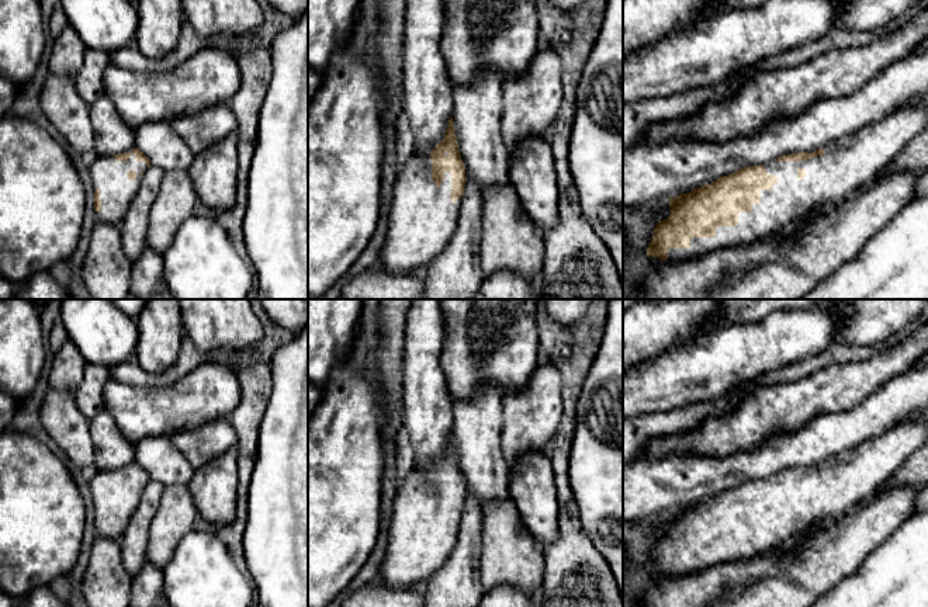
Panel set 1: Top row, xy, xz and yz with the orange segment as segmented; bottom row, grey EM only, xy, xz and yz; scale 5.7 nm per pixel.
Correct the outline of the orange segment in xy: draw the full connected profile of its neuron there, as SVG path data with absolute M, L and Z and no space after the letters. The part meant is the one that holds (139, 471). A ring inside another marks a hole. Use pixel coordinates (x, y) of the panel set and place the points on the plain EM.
M138 462L115 471L97 469L84 485L94 504L97 535L120 541L149 481L149 474Z

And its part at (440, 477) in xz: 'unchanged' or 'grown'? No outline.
grown

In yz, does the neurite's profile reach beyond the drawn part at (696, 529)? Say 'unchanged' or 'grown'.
grown

